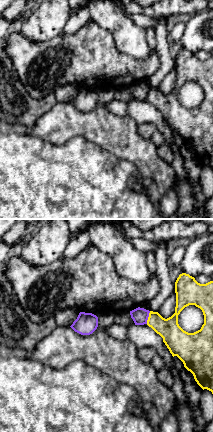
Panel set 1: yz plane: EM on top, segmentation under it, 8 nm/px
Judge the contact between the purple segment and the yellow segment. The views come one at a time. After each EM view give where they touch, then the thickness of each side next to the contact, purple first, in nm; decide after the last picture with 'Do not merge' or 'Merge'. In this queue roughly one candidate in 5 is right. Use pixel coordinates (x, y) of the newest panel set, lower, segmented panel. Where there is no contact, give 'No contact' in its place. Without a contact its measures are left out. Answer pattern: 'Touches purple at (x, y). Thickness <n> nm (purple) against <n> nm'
Touches purple at (147, 317). Thickness 130 nm (purple) against 170 nm

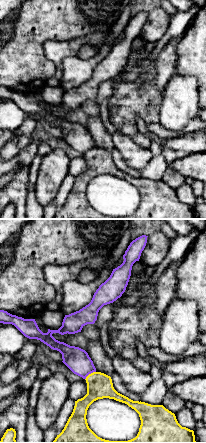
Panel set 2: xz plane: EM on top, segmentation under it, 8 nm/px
Touches purple at (89, 373). Thickness 190 nm (purple) against 200 nm

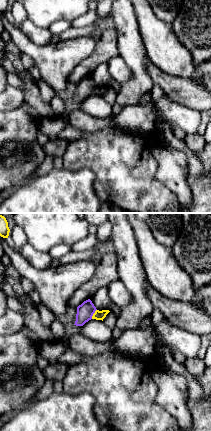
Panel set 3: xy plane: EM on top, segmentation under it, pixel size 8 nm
Touches purple at (93, 313). Thickness 140 nm (purple) against 80 nm

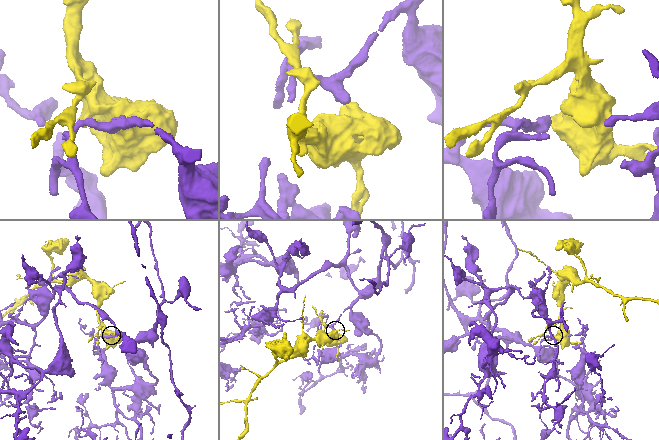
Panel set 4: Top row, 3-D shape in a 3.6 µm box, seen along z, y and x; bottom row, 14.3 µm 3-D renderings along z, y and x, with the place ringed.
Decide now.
Do not merge

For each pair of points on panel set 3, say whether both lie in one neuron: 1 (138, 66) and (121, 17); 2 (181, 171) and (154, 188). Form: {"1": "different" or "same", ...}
{"1": "same", "2": "different"}

